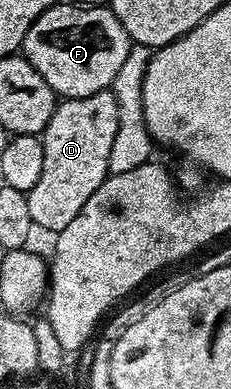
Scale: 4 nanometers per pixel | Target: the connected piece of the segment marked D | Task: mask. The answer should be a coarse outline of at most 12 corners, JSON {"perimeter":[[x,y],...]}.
{"perimeter":[[110,90],[66,98],[26,193],[39,229],[64,230],[106,181]]}

